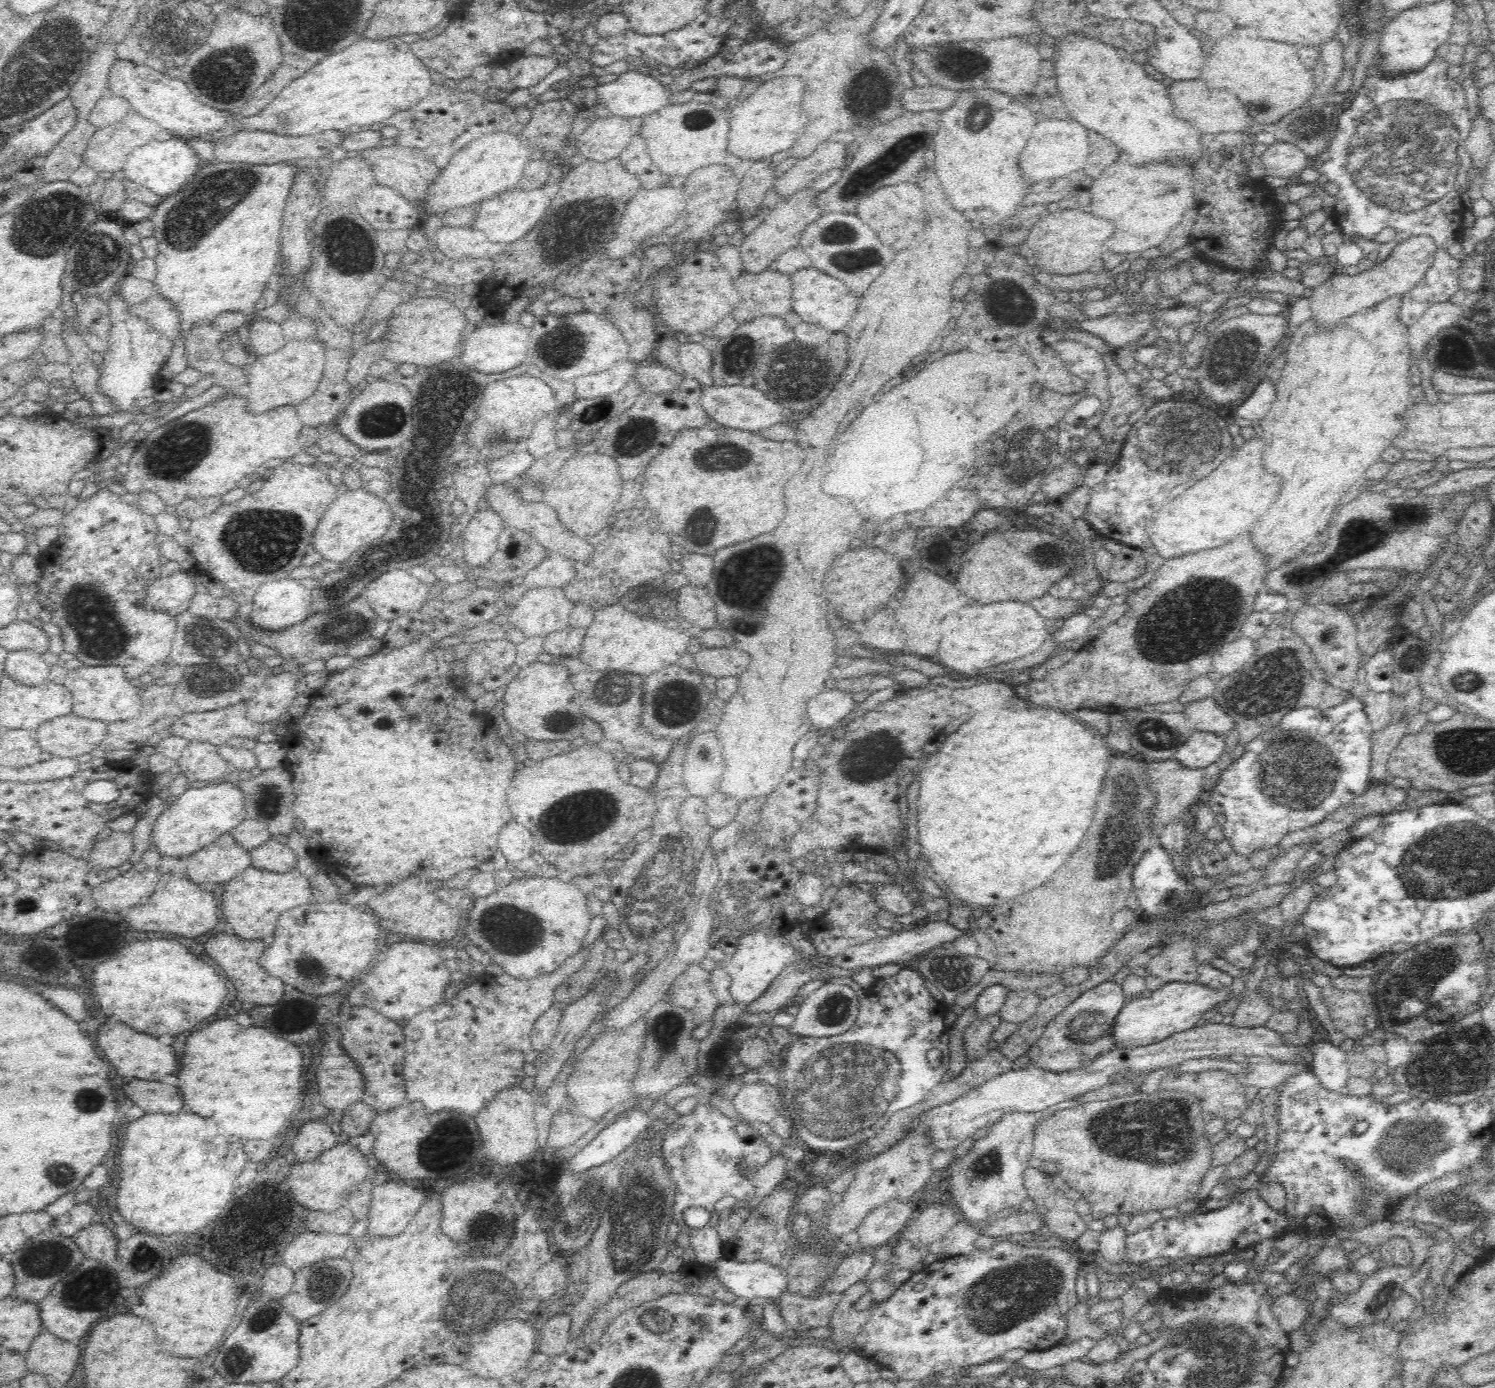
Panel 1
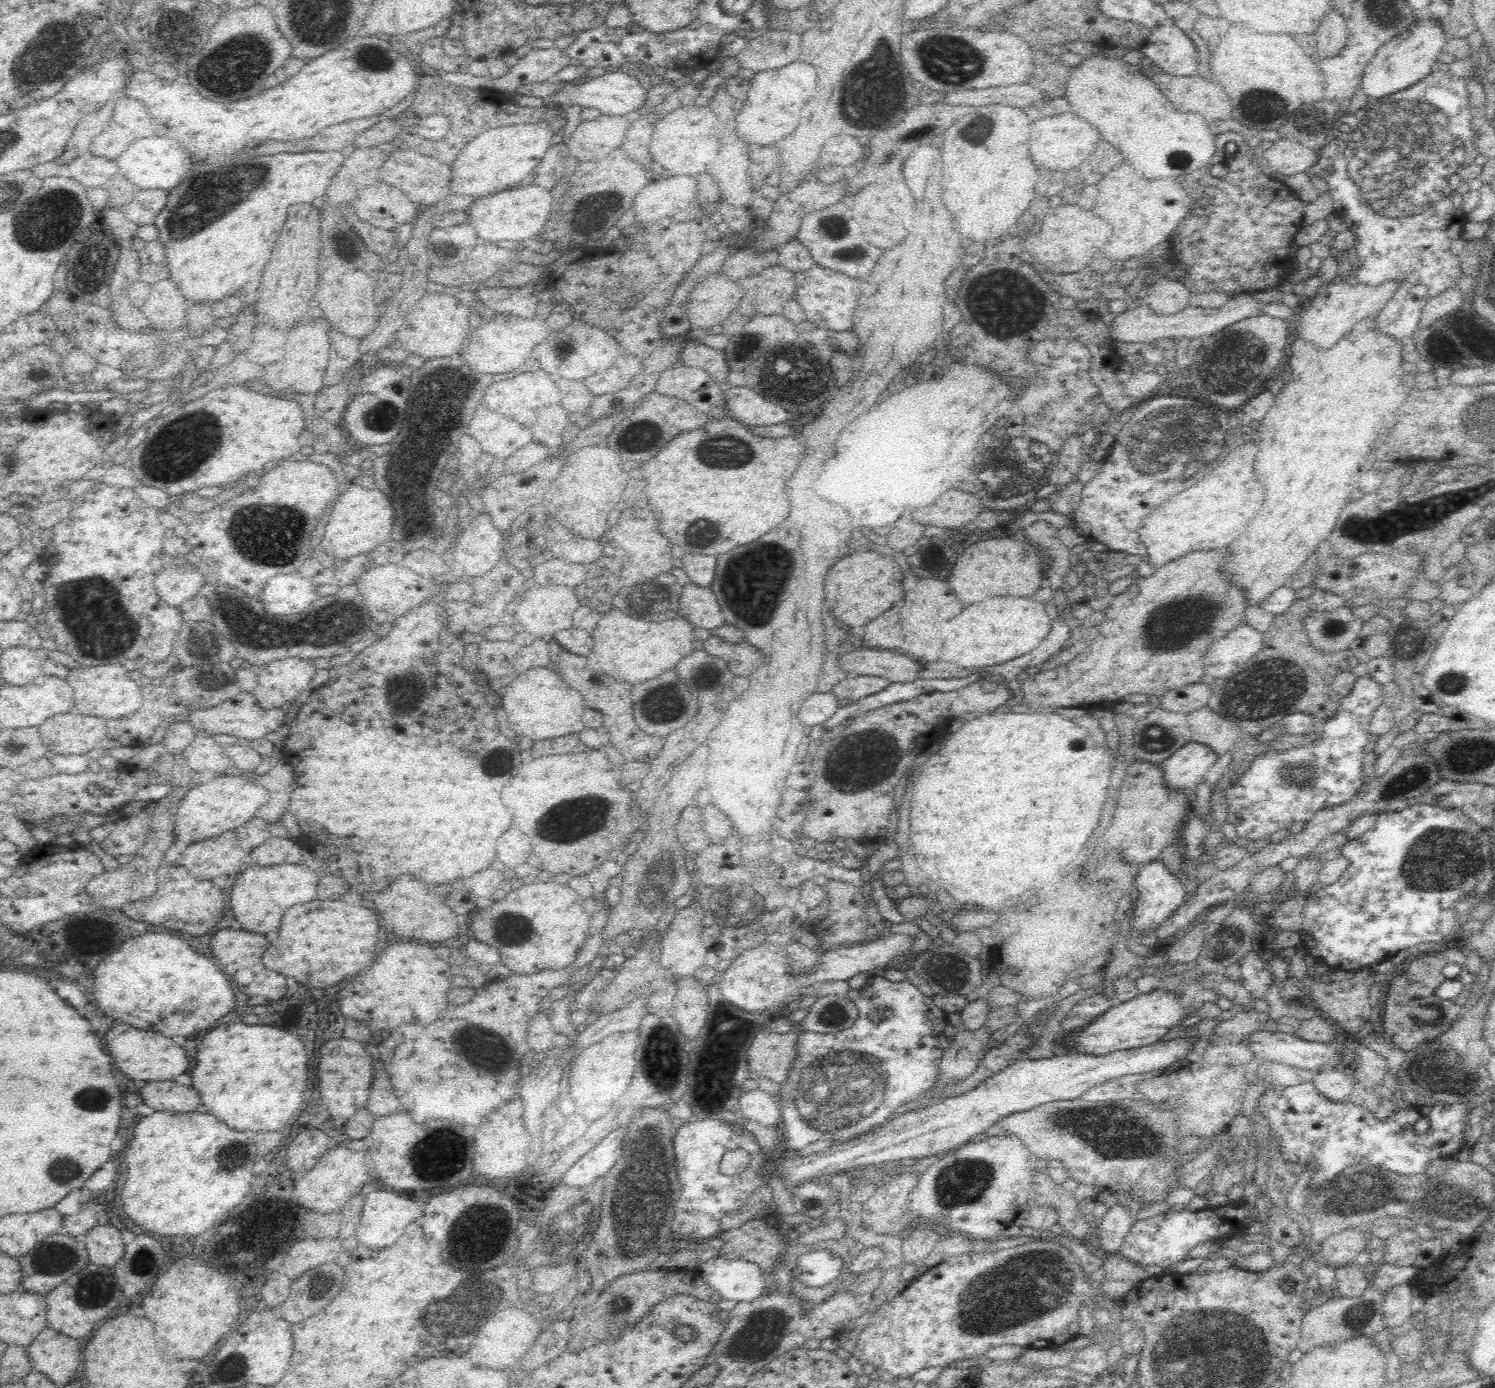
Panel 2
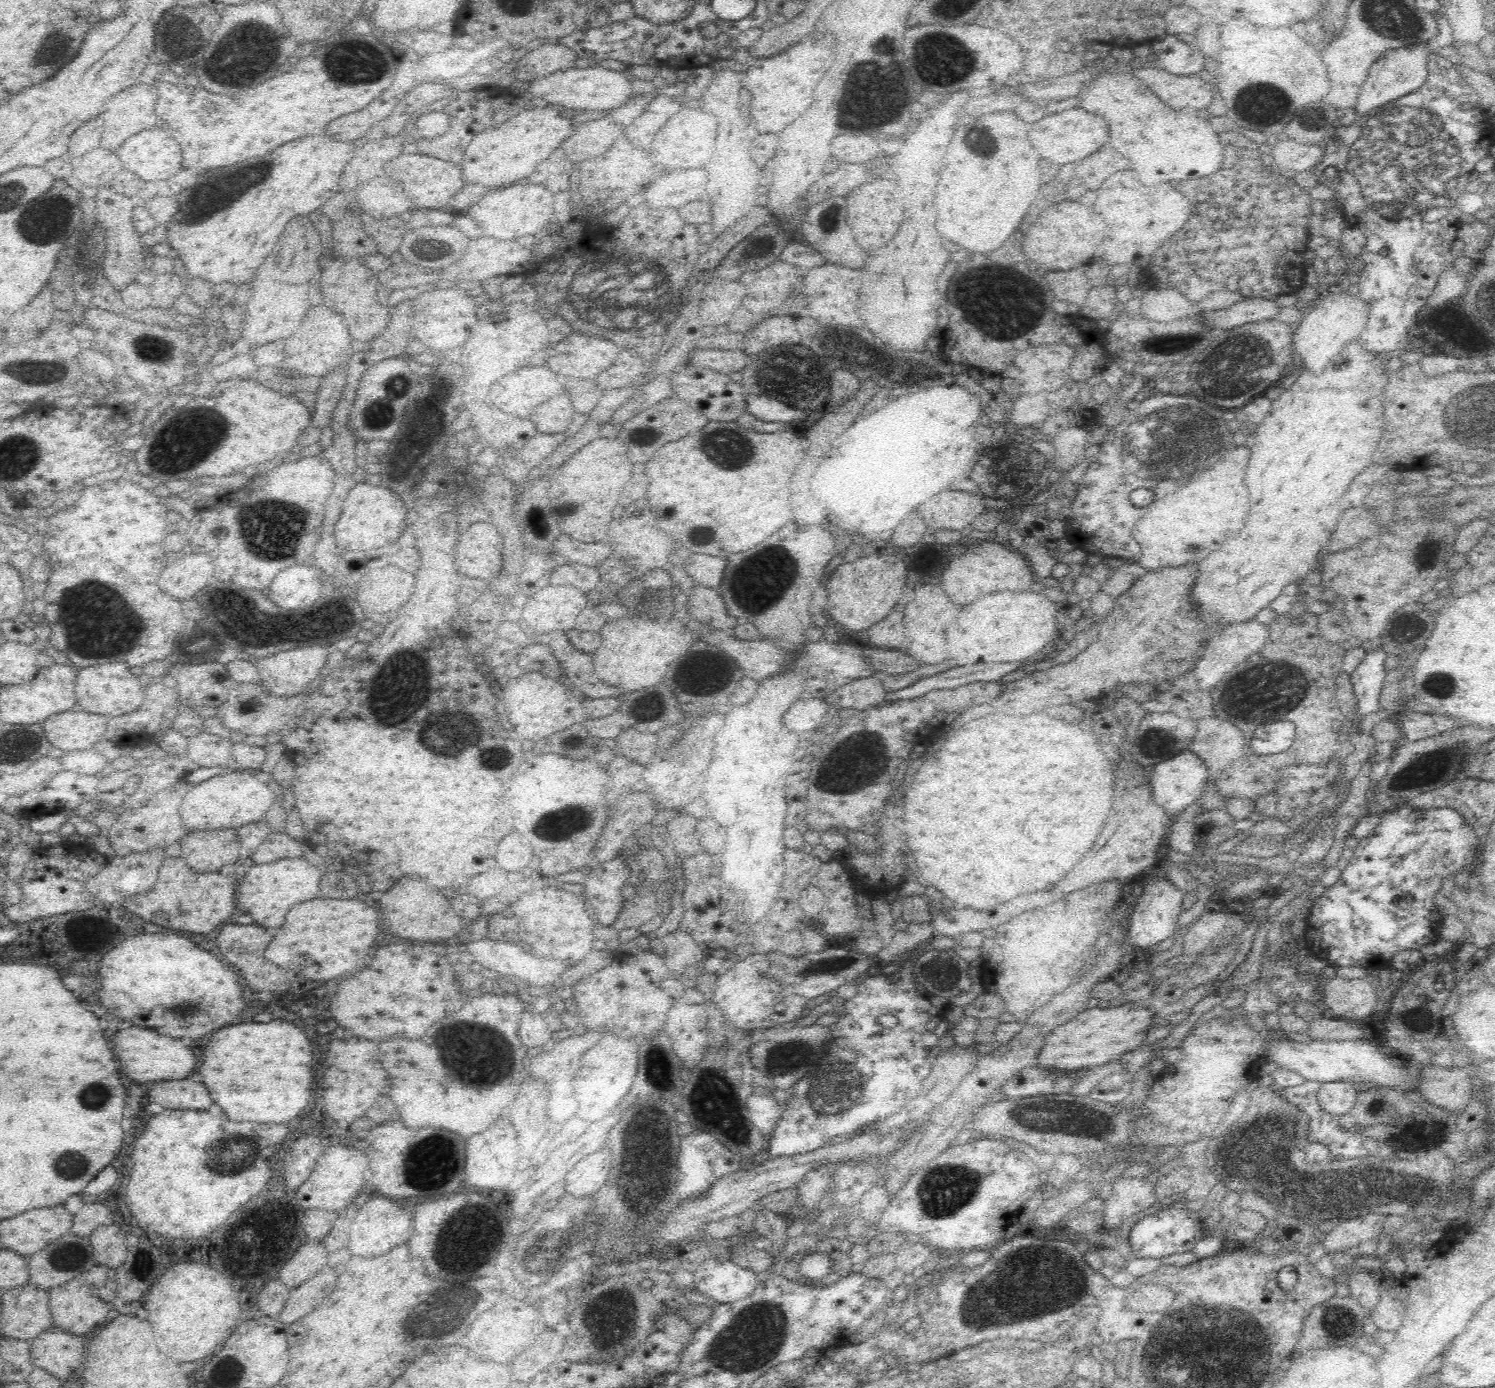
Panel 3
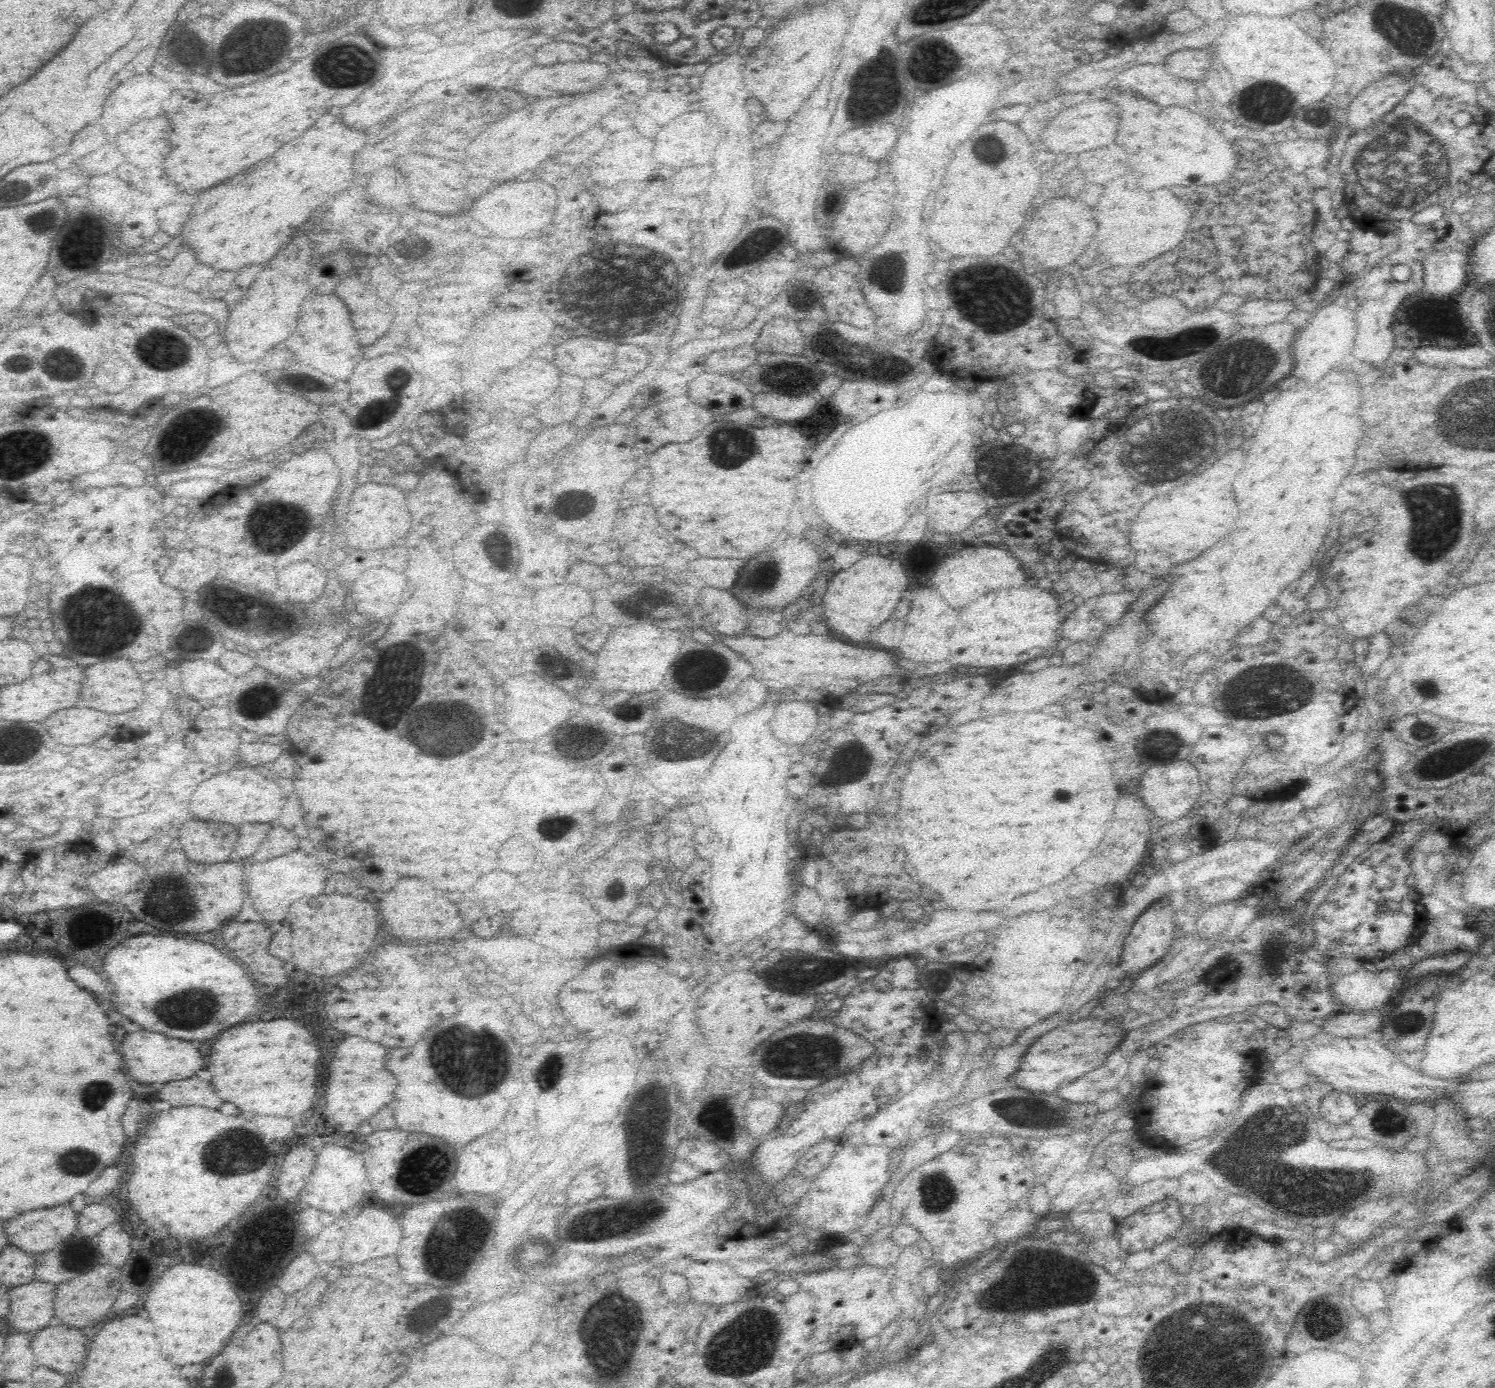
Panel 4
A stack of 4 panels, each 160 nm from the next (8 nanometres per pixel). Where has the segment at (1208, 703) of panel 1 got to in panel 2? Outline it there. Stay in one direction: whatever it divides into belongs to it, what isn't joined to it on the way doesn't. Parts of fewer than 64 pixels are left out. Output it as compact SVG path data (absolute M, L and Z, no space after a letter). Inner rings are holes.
M1208 706L1188 714L1188 721L1191 741L1209 746L1218 756L1232 753L1234 744L1240 739L1240 728Z

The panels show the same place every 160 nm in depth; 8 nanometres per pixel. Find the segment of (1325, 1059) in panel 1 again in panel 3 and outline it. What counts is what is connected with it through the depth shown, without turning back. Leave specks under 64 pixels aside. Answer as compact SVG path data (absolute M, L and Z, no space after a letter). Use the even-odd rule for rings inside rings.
M1327 1082L1322 1083L1317 1097L1326 1112L1348 1119L1360 1090L1361 1088L1352 1082Z

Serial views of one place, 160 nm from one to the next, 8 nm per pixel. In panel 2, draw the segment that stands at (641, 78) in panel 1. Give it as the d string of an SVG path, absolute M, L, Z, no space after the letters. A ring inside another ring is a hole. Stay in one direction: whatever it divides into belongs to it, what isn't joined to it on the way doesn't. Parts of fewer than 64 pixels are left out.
M609 69L607 73L598 77L588 77L588 80L581 84L574 84L573 81L564 82L563 88L548 95L545 100L548 104L564 104L565 108L579 104L582 108L598 108L602 114L624 116L640 108L646 100L646 94L647 90L638 83L638 79L621 70Z

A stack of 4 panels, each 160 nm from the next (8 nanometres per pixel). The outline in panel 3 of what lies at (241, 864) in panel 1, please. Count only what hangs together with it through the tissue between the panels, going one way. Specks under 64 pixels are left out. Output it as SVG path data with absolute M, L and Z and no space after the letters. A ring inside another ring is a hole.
M236 830L187 831L179 841L180 856L194 872L216 872L240 856Z

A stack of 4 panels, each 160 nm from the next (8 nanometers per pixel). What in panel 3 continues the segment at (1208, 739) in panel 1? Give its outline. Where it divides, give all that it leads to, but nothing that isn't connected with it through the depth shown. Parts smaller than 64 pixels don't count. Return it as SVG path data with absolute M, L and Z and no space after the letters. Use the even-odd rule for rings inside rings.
M1186 749L1171 759L1166 759L1154 765L1150 772L1149 786L1152 788L1154 802L1159 804L1168 814L1176 817L1188 807L1192 807L1206 789L1209 770L1207 764L1196 756L1191 749Z

